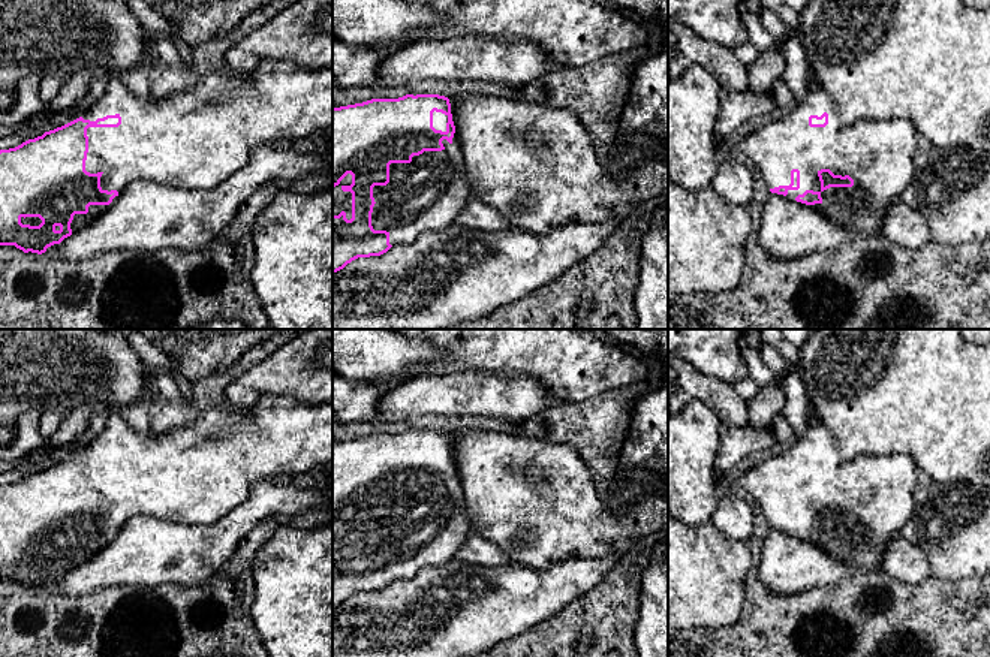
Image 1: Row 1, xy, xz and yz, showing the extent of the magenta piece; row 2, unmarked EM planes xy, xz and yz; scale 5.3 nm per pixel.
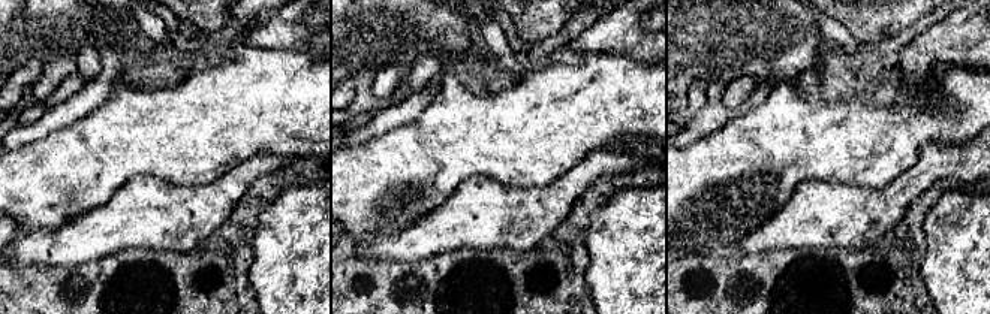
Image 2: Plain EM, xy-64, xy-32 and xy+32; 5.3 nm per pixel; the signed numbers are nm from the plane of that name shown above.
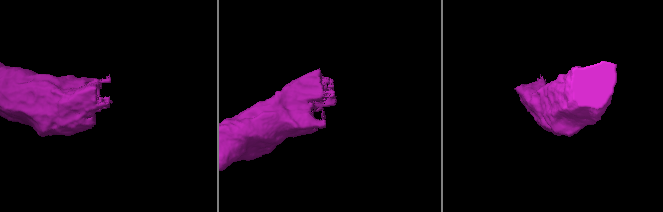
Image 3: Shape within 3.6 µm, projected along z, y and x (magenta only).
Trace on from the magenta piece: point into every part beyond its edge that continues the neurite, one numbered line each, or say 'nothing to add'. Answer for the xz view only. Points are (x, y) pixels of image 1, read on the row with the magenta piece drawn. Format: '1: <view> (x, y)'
1: xz (426, 195)

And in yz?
1: yz (878, 154)

